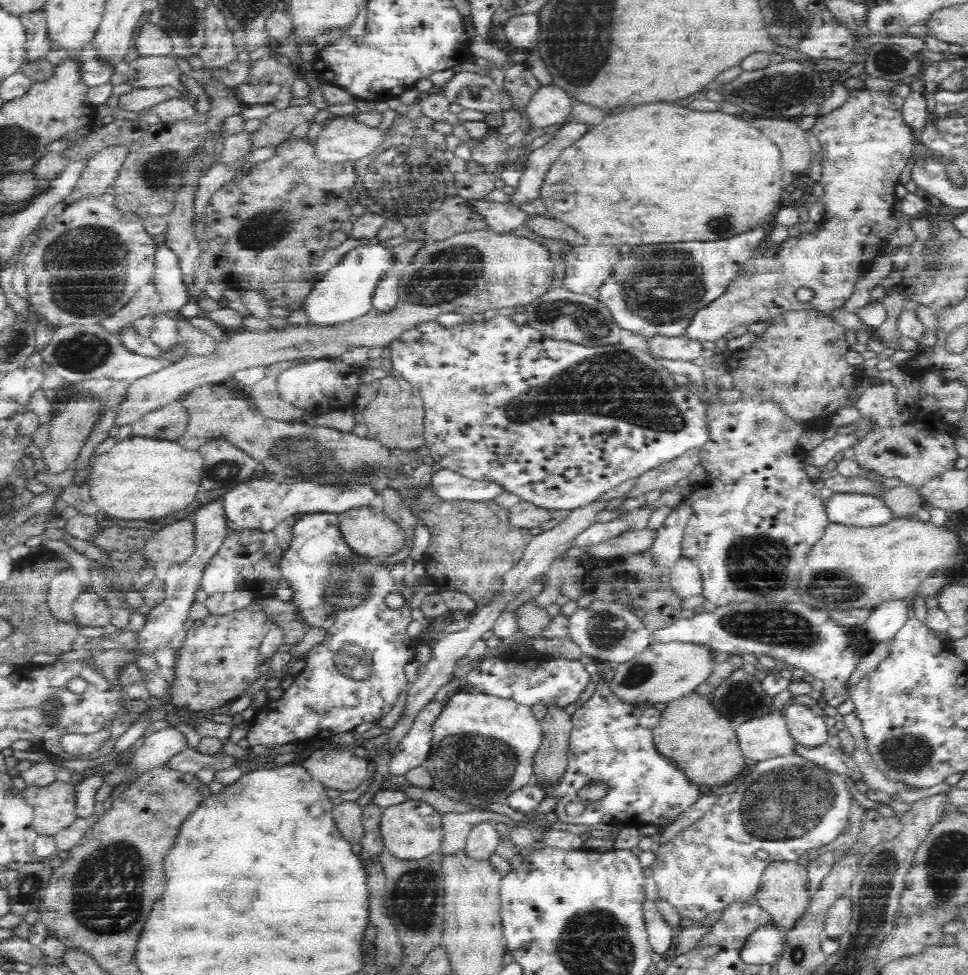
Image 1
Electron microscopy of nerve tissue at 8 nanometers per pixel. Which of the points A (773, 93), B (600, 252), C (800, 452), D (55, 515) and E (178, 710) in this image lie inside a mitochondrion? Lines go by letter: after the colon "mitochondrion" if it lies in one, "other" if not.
A: mitochondrion
B: other
C: other
D: other
E: other

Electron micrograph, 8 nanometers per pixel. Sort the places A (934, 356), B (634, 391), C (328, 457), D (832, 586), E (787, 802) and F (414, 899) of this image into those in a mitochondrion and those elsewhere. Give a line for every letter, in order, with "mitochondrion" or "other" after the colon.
A: other
B: mitochondrion
C: mitochondrion
D: mitochondrion
E: mitochondrion
F: mitochondrion

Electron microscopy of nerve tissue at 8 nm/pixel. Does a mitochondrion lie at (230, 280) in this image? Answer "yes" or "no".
no

